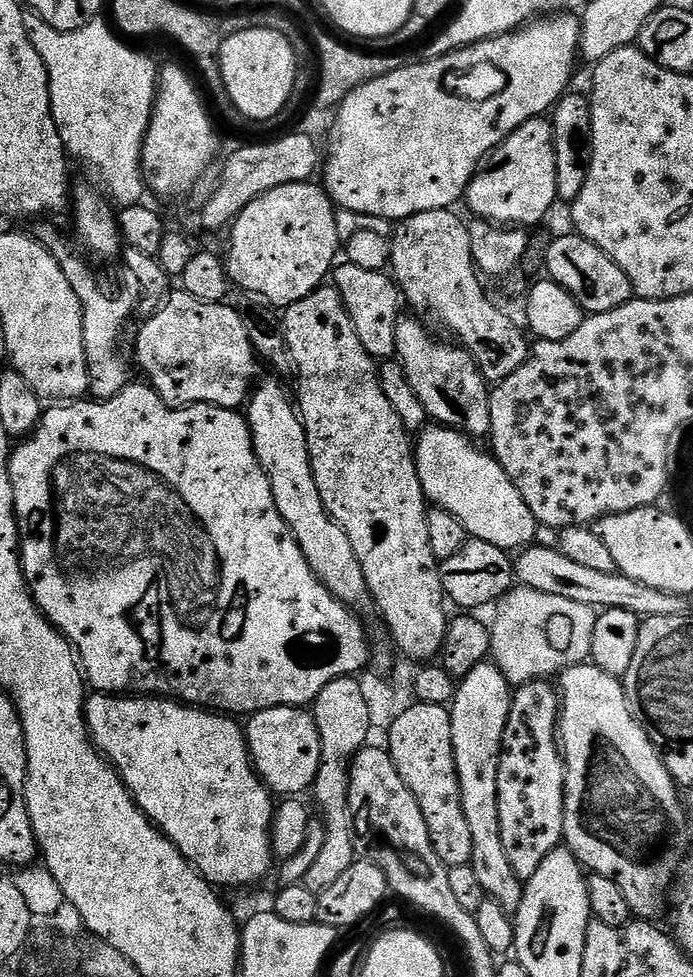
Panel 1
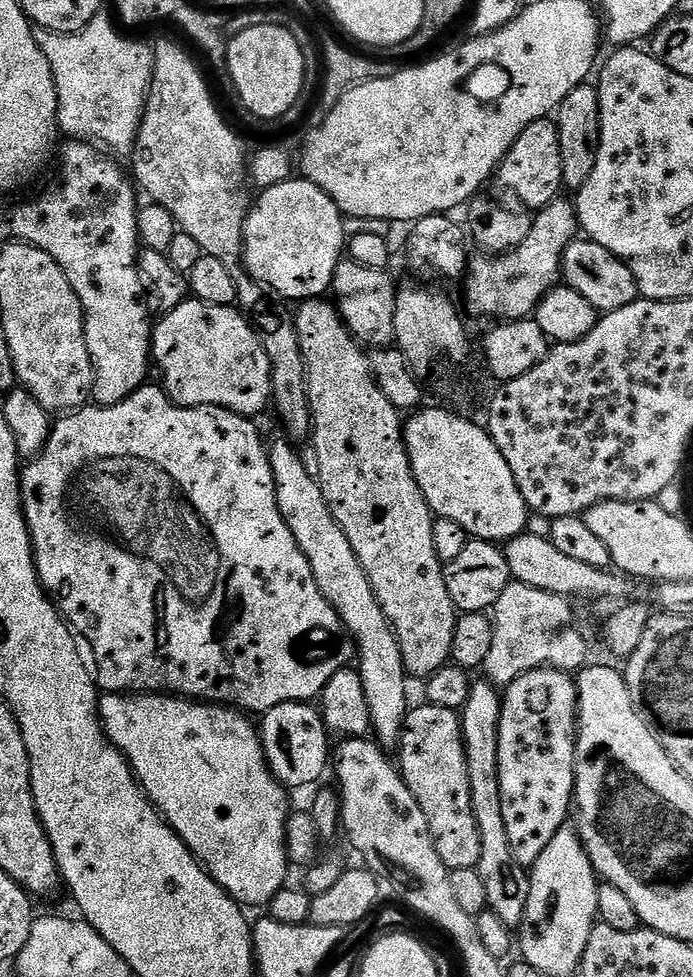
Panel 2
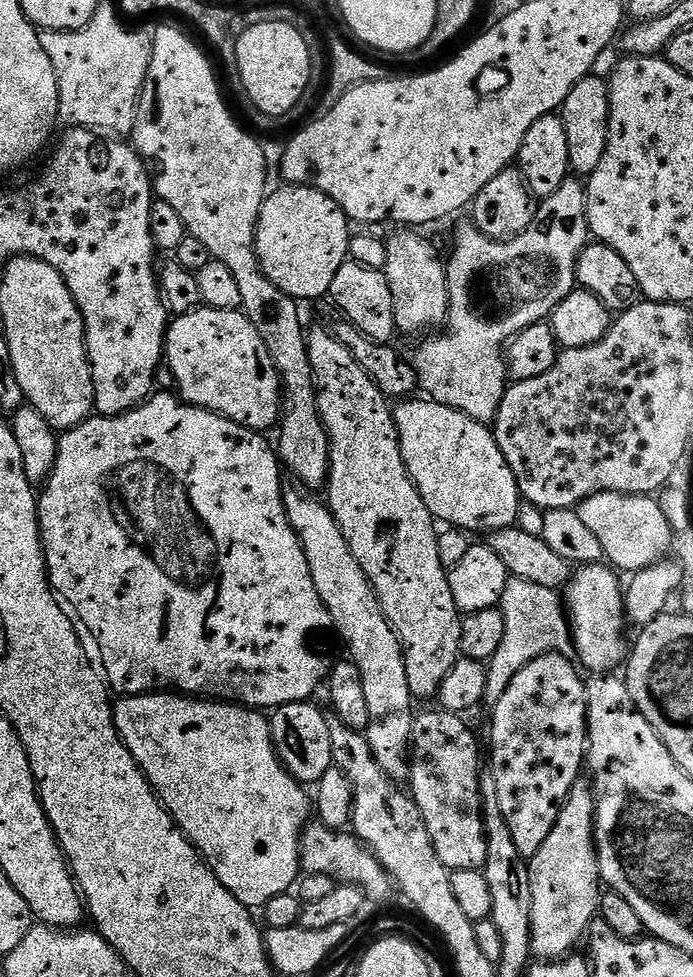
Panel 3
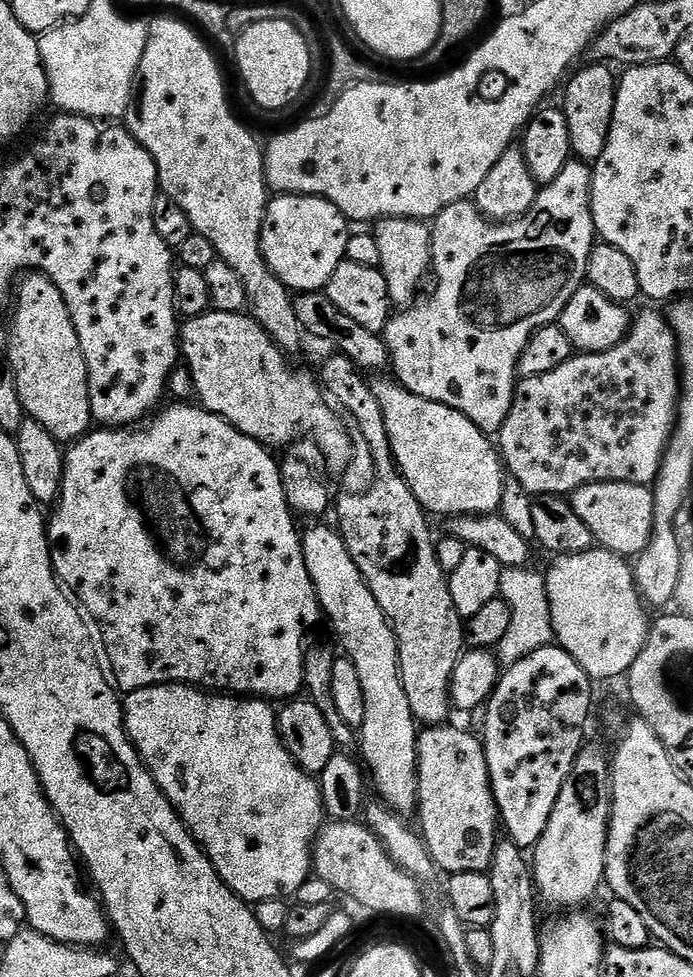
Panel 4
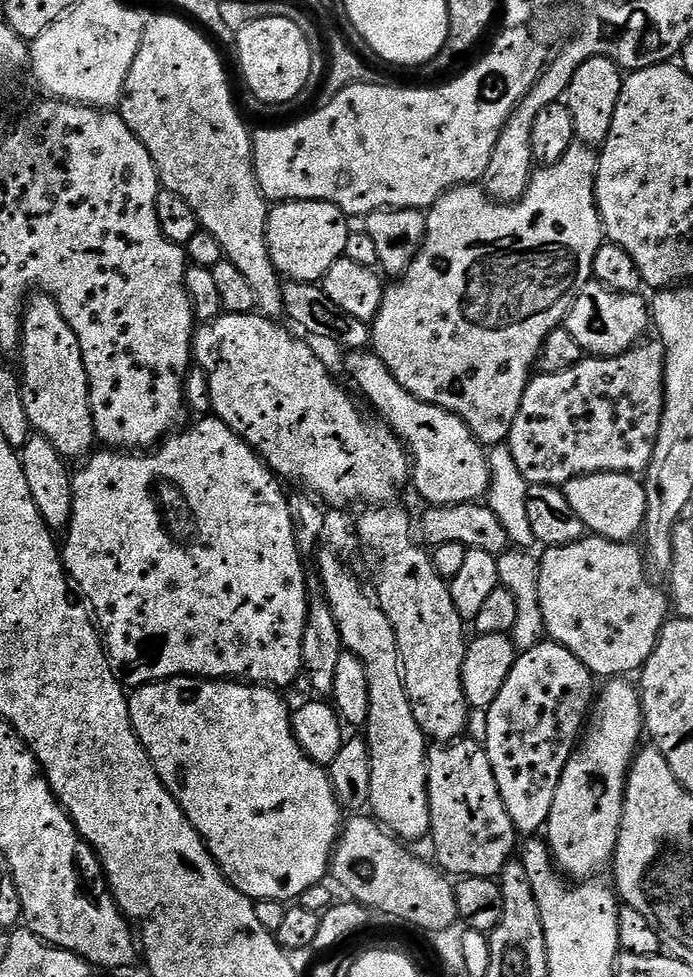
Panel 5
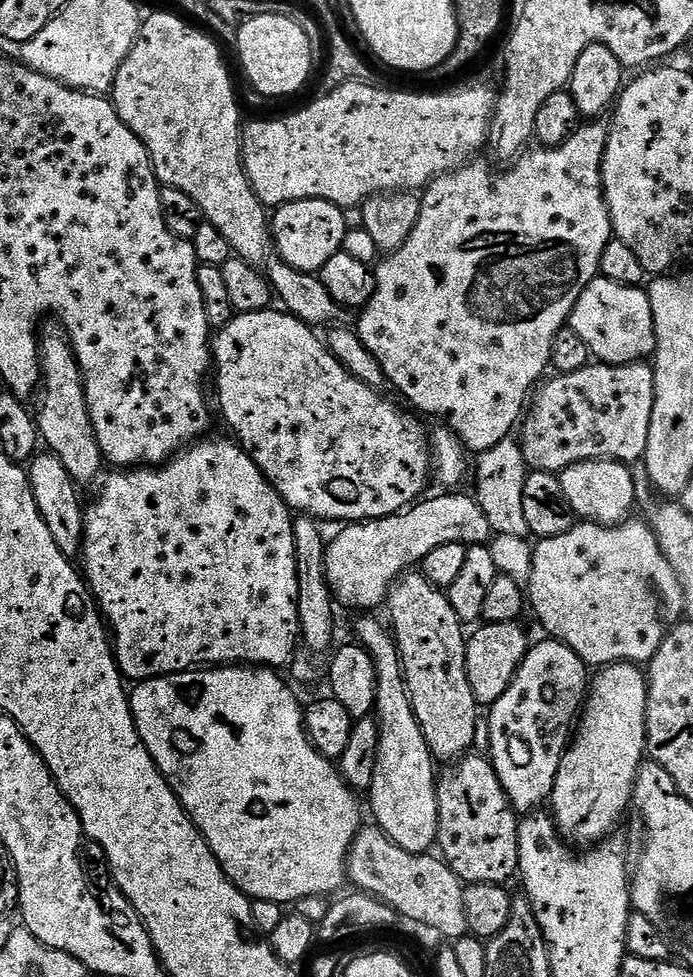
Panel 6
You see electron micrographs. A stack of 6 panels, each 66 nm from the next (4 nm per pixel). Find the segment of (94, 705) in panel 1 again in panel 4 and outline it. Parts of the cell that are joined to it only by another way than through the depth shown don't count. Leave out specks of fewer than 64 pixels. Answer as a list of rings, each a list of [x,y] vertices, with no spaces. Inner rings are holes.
[[[159,684],[158,686],[150,686],[142,690],[134,690],[127,693],[123,697],[122,703],[124,705],[124,729],[128,731],[128,740],[136,748],[136,752],[142,758],[142,762],[150,770],[150,774],[154,778],[154,782],[158,782],[158,786],[162,790],[162,794],[166,794],[166,798],[174,806],[174,810],[180,815],[180,820],[188,827],[189,834],[195,838],[204,849],[204,853],[210,858],[210,862],[214,866],[214,870],[220,875],[220,881],[232,891],[240,899],[248,901],[249,905],[255,906],[261,904],[263,900],[270,898],[292,898],[295,897],[296,891],[302,887],[313,875],[312,871],[312,845],[315,844],[317,836],[320,835],[320,829],[326,823],[326,813],[324,810],[324,802],[322,794],[320,793],[320,781],[313,773],[305,772],[303,768],[297,764],[296,759],[286,750],[286,746],[280,737],[280,729],[278,727],[278,712],[269,701],[261,700],[259,698],[241,698],[235,694],[213,694],[211,691],[203,688],[197,688],[191,684]]]

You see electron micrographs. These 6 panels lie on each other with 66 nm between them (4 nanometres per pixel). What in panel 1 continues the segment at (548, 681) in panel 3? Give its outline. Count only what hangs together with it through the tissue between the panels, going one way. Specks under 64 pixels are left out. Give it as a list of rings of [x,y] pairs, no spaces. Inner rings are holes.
[[[547,679],[531,680],[513,691],[510,718],[506,718],[504,741],[498,766],[498,826],[502,826],[502,847],[514,874],[527,882],[542,866],[542,858],[561,847],[564,838],[564,758],[558,739],[560,694]]]

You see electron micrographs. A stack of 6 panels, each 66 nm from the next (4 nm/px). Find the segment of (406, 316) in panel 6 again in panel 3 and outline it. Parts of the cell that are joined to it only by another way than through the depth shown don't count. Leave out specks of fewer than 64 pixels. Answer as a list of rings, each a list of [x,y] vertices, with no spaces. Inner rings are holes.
[[[579,179],[565,180],[557,192],[539,201],[530,226],[513,240],[491,240],[486,234],[471,226],[457,230],[452,253],[446,256],[446,327],[439,334],[421,339],[424,341],[413,350],[412,356],[410,355],[419,391],[427,399],[434,400],[442,406],[450,406],[485,426],[495,421],[498,406],[502,406],[504,392],[510,387],[506,363],[506,349],[509,343],[522,330],[545,323],[555,308],[571,292],[577,291],[576,263],[590,240],[585,191],[585,185]]]

